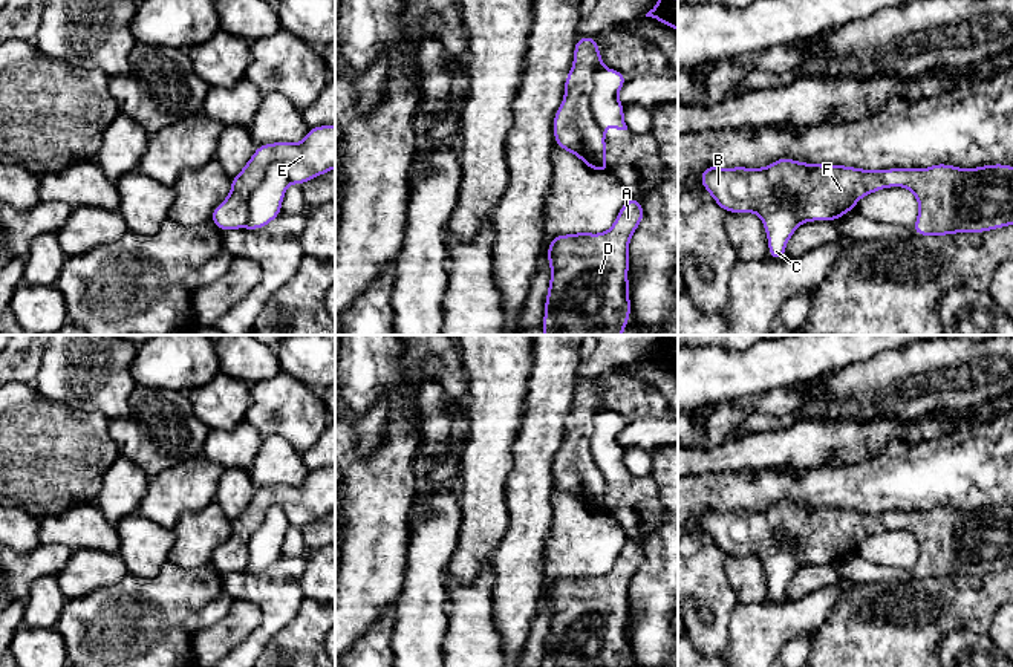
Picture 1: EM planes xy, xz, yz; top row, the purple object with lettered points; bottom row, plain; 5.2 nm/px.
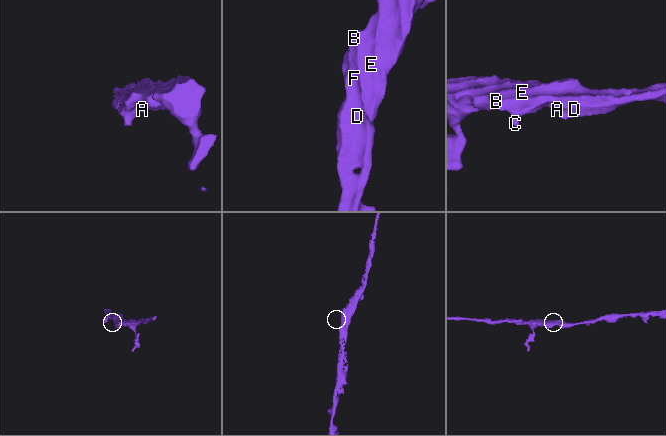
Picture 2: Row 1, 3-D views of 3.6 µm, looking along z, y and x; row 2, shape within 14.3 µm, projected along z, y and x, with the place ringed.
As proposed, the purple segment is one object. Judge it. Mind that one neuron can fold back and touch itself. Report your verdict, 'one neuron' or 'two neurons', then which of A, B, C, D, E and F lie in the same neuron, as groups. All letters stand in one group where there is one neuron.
two neurons | A B D E F / C

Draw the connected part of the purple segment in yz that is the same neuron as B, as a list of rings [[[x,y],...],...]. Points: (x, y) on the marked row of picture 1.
[[[780,158],[764,168],[718,168],[707,165],[701,185],[725,213],[756,213],[759,216],[777,207],[776,190],[783,188],[797,199],[799,223],[839,220],[866,194],[886,187],[910,190],[918,200],[918,217],[912,233],[918,236],[947,236],[956,233],[985,233],[1013,225],[1013,165],[993,164],[978,168],[958,168],[935,164],[929,168],[863,170],[846,165],[806,164]]]

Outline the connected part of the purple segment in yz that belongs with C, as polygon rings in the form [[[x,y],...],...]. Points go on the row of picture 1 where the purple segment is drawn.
[[[783,188],[776,190],[777,207],[774,211],[761,216],[768,239],[771,260],[785,259],[785,246],[799,228],[796,216],[797,199],[791,197]]]

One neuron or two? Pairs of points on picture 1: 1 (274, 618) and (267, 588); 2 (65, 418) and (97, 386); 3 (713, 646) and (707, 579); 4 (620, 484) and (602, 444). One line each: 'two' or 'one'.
1: one
2: two
3: one
4: one

